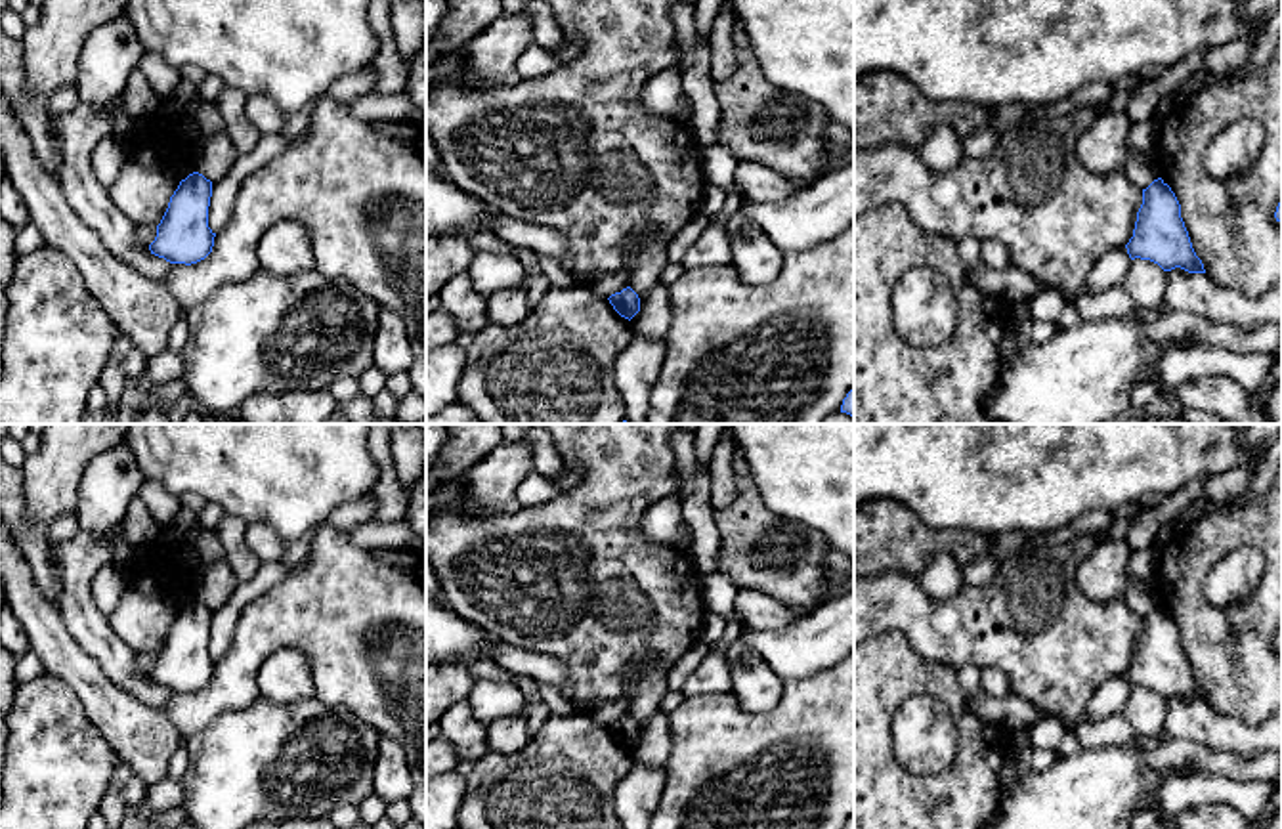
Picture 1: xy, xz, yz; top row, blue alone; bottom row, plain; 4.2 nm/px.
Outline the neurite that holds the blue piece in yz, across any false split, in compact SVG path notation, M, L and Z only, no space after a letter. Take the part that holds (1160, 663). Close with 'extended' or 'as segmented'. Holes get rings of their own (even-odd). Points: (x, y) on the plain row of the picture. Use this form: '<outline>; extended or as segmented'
M1162 606L1143 617L1143 632L1125 676L1131 688L1150 688L1164 699L1181 695L1188 701L1206 701L1181 646L1181 632Z; as segmented

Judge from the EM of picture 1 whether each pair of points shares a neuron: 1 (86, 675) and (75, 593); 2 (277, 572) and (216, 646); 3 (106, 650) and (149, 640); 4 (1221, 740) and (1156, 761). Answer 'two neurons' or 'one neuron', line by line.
1: two neurons
2: one neuron
3: two neurons
4: two neurons

